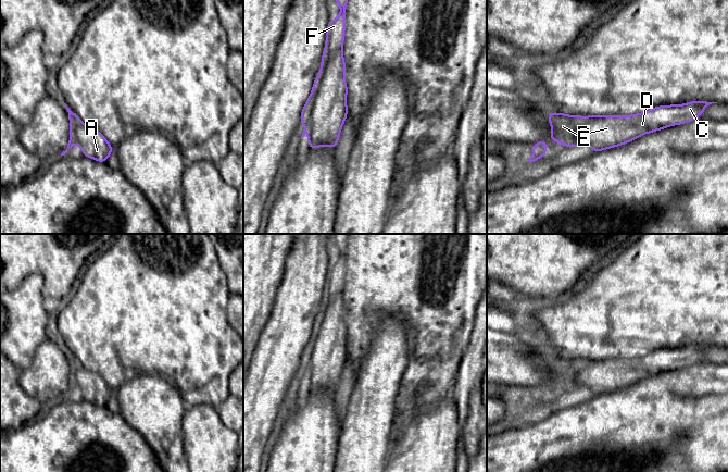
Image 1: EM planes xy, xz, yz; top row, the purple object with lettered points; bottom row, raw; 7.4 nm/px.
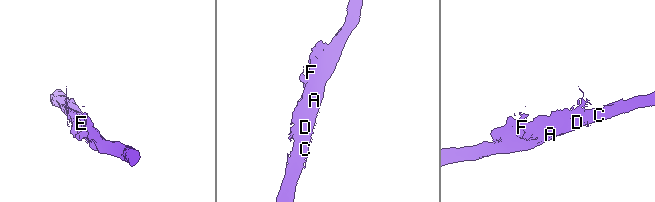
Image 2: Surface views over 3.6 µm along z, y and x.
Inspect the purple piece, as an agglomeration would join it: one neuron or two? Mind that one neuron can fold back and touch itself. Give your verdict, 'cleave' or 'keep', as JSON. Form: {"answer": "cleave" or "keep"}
{"answer": "keep"}

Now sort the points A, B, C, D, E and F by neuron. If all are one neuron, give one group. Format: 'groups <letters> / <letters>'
groups A B C D E F

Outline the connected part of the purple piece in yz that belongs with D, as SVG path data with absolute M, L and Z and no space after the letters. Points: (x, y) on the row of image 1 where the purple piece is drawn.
M696 100L656 105L631 115L581 116L549 112L547 120L552 128L549 139L558 140L558 146L569 148L588 145L594 154L633 141L642 135L692 122L712 103L717 102Z

